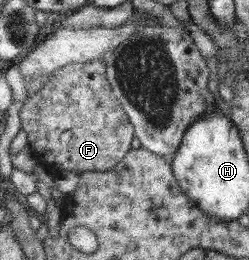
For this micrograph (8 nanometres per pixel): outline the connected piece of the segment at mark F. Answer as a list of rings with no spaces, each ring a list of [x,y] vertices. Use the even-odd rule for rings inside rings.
[[[105,60],[75,62],[59,68],[48,79],[42,90],[30,95],[21,108],[21,129],[29,137],[30,149],[44,165],[54,165],[60,171],[69,171],[81,176],[91,171],[109,172],[126,159],[136,138],[135,128],[125,108],[113,96],[113,86],[107,77]]]

